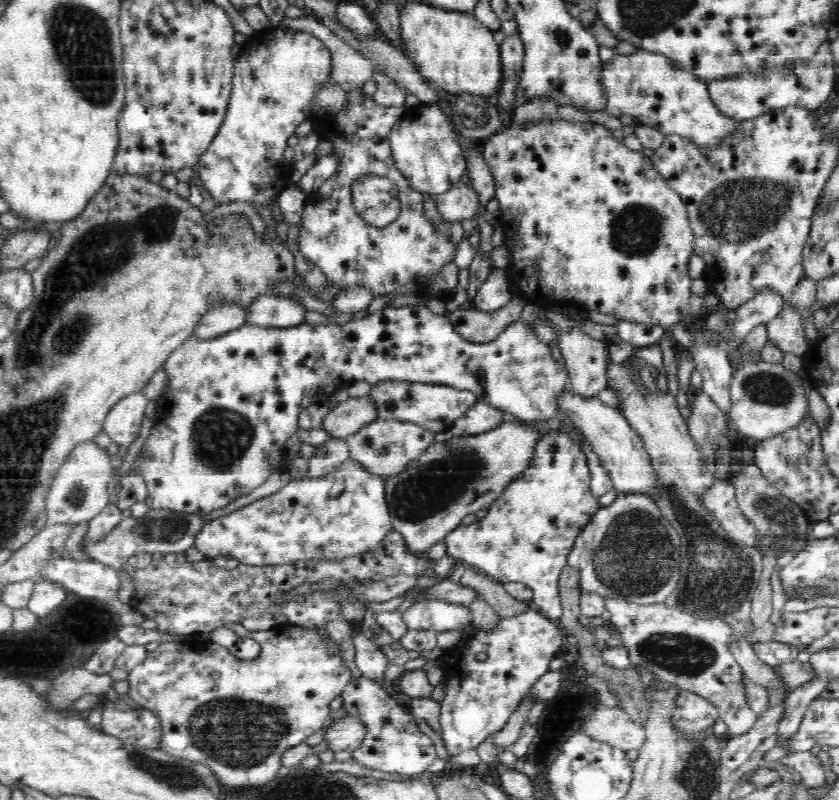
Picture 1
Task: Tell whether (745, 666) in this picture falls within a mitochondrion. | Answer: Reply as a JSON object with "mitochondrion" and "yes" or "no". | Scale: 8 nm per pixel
{"mitochondrion":"no"}

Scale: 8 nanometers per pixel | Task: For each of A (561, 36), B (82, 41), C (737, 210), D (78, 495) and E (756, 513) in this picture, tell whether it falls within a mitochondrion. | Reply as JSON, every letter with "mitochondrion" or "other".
{"A":"mitochondrion","B":"mitochondrion","C":"mitochondrion","D":"mitochondrion","E":"mitochondrion"}

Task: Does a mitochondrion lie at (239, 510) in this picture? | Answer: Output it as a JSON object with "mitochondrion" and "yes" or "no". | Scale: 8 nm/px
{"mitochondrion":"no"}

